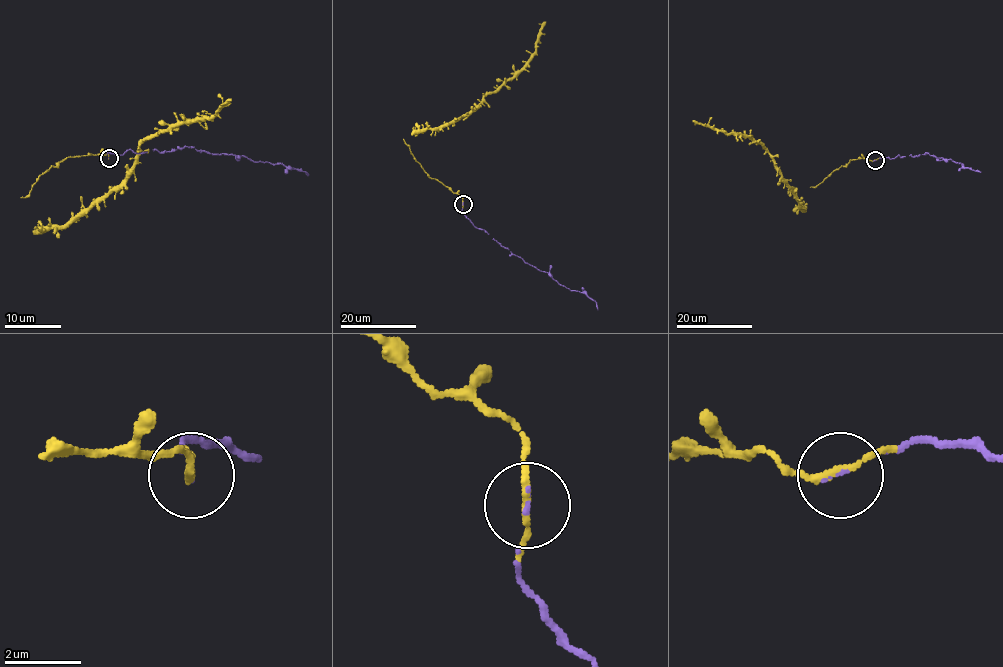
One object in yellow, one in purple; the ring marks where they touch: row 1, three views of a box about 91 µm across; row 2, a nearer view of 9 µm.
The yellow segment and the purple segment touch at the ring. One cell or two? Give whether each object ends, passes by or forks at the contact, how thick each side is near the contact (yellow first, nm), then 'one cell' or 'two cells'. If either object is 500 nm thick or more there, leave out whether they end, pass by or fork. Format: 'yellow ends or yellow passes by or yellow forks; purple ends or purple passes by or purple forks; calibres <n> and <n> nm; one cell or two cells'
yellow passes by; purple ends; calibres 170 and 80 nm; one cell

